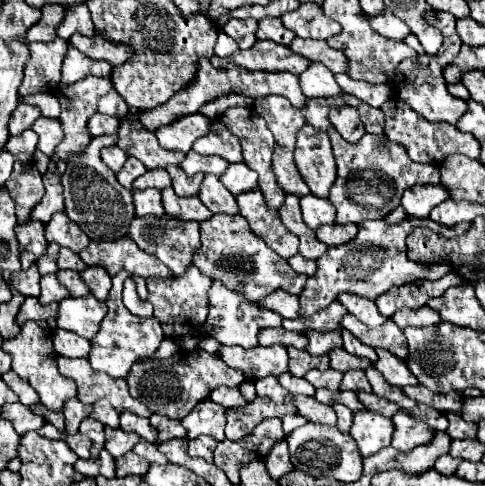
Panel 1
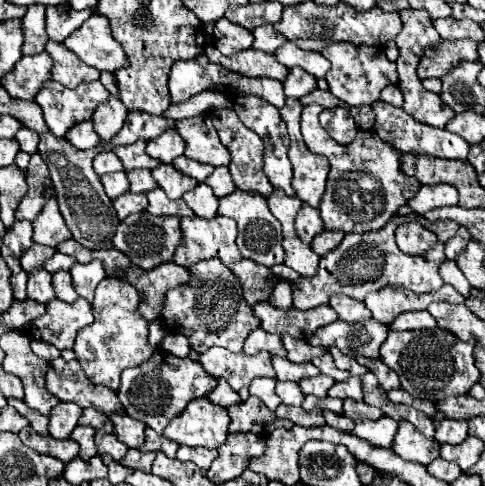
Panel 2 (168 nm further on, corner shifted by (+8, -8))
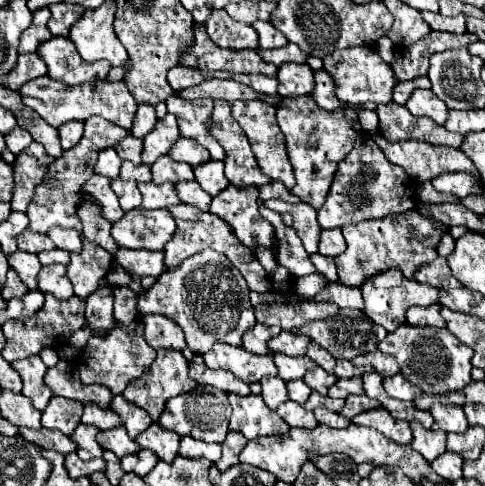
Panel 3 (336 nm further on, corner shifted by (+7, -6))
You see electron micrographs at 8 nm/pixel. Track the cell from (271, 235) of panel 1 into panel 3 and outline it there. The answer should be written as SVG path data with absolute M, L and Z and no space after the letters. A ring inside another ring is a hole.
M227 186L211 200L209 208L209 212L225 220L231 226L233 234L241 242L245 242L245 246L249 246L251 250L255 246L271 248L275 232L275 228L259 214L257 196L259 190L255 186L249 188Z

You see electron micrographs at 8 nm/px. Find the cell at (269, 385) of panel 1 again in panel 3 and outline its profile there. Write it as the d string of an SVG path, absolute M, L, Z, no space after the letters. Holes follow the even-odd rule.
M265 376L261 378L261 396L265 400L265 404L273 410L277 410L277 406L281 402L287 402L289 400L289 394L287 394L287 386L285 382L279 378L279 376Z

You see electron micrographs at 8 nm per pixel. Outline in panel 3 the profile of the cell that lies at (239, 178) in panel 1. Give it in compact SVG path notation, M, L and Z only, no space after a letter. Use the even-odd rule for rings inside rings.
M209 160L201 166L195 166L193 172L195 172L195 180L199 182L199 186L211 196L217 196L221 190L229 186L229 180L223 174L223 162Z

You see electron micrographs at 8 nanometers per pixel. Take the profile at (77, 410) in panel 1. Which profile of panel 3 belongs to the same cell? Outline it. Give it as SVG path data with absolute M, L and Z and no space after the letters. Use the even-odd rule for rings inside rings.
M53 396L47 404L47 408L43 410L41 426L51 428L51 430L59 430L69 436L77 428L77 424L81 422L81 414L83 414L81 402L73 402L63 396Z

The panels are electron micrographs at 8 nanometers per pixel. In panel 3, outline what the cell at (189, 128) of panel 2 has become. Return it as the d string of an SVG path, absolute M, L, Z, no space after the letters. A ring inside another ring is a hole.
M169 96L167 98L167 110L177 116L181 136L191 138L199 144L203 144L213 160L223 160L223 148L221 144L205 130L205 122L213 110L213 100L211 98L201 98L201 100L183 100L179 96Z

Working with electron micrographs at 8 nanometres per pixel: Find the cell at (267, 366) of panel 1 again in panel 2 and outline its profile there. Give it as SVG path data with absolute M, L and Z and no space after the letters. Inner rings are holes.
M210 348L200 356L200 364L204 364L212 376L224 378L236 392L244 386L250 386L250 382L258 376L276 376L272 356L268 352L248 356L244 352L234 354L224 348Z

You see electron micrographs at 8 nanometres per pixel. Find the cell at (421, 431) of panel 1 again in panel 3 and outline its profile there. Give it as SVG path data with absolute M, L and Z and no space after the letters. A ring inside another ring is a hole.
M411 422L411 430L413 430L411 446L413 450L421 452L427 462L433 462L437 456L445 452L445 432L425 430L419 422Z

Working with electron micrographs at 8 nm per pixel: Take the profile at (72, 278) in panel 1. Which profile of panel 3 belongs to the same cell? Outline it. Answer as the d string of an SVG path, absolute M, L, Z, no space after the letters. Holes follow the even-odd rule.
M51 264L51 266L43 266L41 272L37 274L37 288L39 292L49 292L55 298L67 300L73 296L73 286L67 278L67 270L63 264Z

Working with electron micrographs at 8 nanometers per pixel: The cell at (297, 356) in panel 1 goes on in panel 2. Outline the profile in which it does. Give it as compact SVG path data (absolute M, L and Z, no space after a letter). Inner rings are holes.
M272 356L274 362L274 370L276 370L276 378L278 380L292 380L292 382L300 382L306 376L316 376L320 374L320 370L312 364L312 362L302 362L296 364L288 358L280 358L280 356Z

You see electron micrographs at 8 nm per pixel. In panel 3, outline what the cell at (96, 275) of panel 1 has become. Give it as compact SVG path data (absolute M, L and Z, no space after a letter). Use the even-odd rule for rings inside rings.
M83 238L83 250L79 254L71 254L71 262L67 266L67 276L73 284L73 290L79 298L87 298L93 290L97 290L99 280L111 268L111 254Z

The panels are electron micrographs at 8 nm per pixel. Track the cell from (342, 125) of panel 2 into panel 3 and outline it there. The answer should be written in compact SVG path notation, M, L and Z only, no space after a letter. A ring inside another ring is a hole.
M293 96L283 98L277 106L277 120L279 128L285 134L285 146L289 160L293 164L296 180L291 192L301 200L311 204L315 210L319 210L327 198L329 186L333 182L333 176L337 172L337 164L345 160L345 156L353 150L353 144L357 140L357 112L353 108L337 108L337 110L323 110L315 104L315 100L305 96Z

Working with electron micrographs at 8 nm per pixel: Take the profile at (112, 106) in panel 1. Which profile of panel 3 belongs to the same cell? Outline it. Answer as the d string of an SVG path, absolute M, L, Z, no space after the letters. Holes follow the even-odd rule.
M89 118L89 122L85 122L85 132L83 132L83 138L79 140L79 144L73 146L71 150L65 150L59 158L55 158L51 162L43 182L35 188L33 202L27 208L27 216L31 220L29 228L35 232L41 232L41 234L47 234L47 230L51 226L81 230L81 222L77 216L81 186L91 178L99 150L113 148L125 136L127 136L127 132L121 130L121 126L113 126L113 122L105 122L103 118Z

